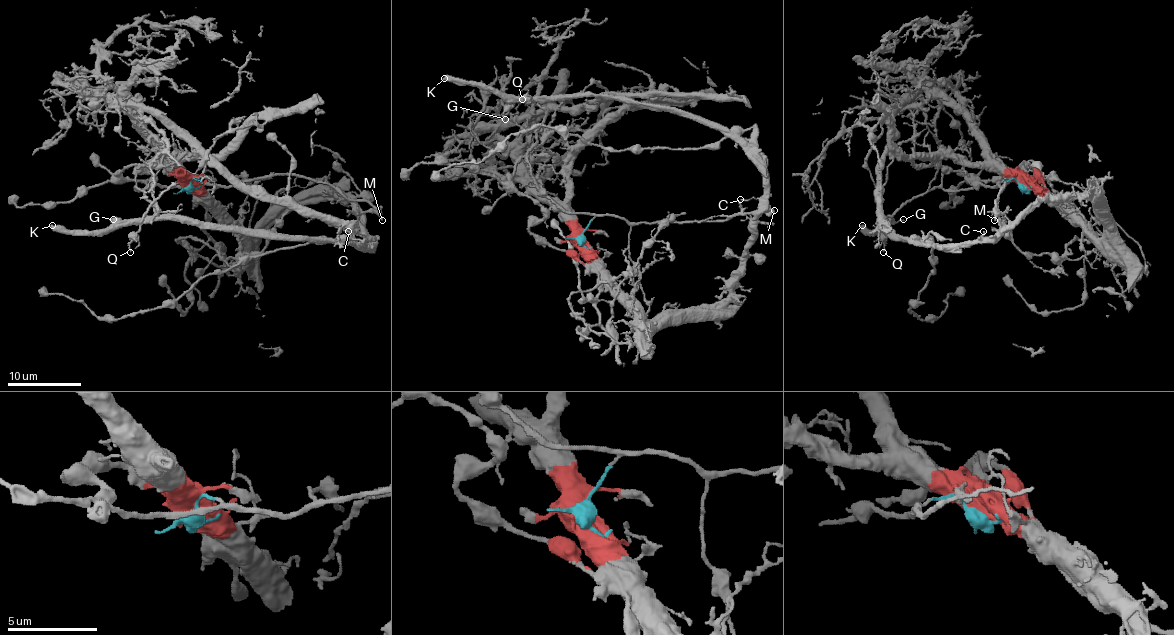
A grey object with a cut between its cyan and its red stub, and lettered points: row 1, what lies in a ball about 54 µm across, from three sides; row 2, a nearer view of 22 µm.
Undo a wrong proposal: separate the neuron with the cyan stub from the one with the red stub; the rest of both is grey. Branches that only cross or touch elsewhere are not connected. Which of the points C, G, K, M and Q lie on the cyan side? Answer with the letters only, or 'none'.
G, K, M, Q

